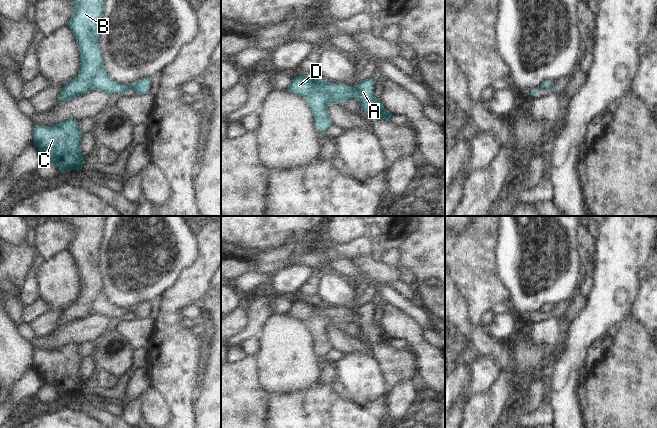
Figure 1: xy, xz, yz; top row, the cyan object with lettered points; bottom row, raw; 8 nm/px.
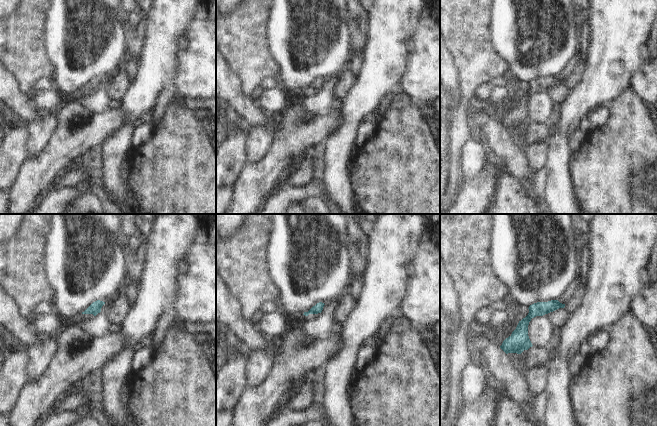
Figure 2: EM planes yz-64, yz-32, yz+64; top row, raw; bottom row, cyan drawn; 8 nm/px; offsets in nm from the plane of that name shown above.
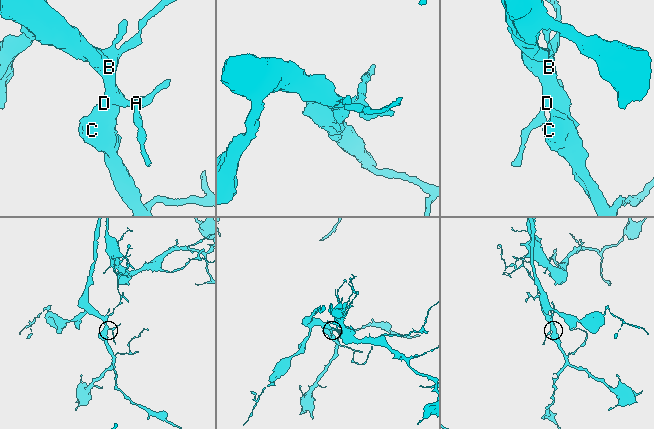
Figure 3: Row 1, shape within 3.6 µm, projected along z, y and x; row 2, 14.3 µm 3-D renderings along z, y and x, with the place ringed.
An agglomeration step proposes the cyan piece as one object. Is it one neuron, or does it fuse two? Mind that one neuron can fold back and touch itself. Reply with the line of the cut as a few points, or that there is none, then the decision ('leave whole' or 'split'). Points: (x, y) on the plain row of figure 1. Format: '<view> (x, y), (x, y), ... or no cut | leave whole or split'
no cut | leave whole

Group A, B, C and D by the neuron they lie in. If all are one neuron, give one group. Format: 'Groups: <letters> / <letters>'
Groups: A B C D.

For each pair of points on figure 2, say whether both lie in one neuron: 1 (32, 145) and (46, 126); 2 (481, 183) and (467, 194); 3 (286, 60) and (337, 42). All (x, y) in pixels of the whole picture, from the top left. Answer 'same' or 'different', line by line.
1: same
2: same
3: same

